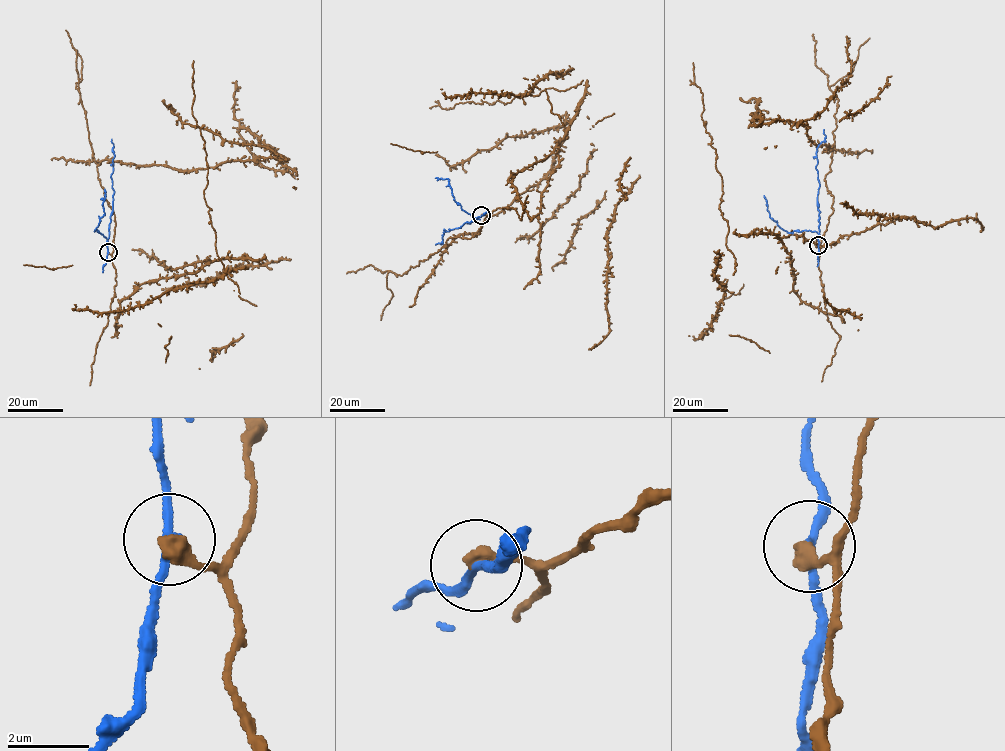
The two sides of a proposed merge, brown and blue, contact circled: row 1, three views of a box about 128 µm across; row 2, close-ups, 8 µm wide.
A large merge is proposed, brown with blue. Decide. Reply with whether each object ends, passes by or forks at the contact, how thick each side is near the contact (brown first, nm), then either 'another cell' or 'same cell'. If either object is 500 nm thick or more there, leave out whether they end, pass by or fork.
brown ends there; blue passes by; 360 nm thick on the brown side, 200 nm on the other; another cell

